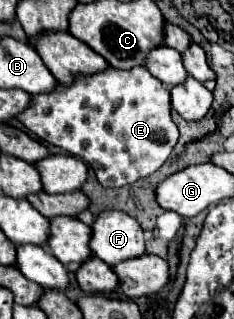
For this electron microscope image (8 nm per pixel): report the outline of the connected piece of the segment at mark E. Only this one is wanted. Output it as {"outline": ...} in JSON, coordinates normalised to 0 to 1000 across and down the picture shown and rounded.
{"outline":[[[466,213],[372,245],[329,245],[312,270],[252,263],[218,295],[141,301],[141,332],[81,357],[73,376],[90,376],[167,439],[252,458],[380,514],[440,583],[509,589],[654,545],[722,495],[739,458],[756,451],[765,414],[731,376],[722,313],[722,276],[645,238],[628,213],[577,213],[543,226]]]}

